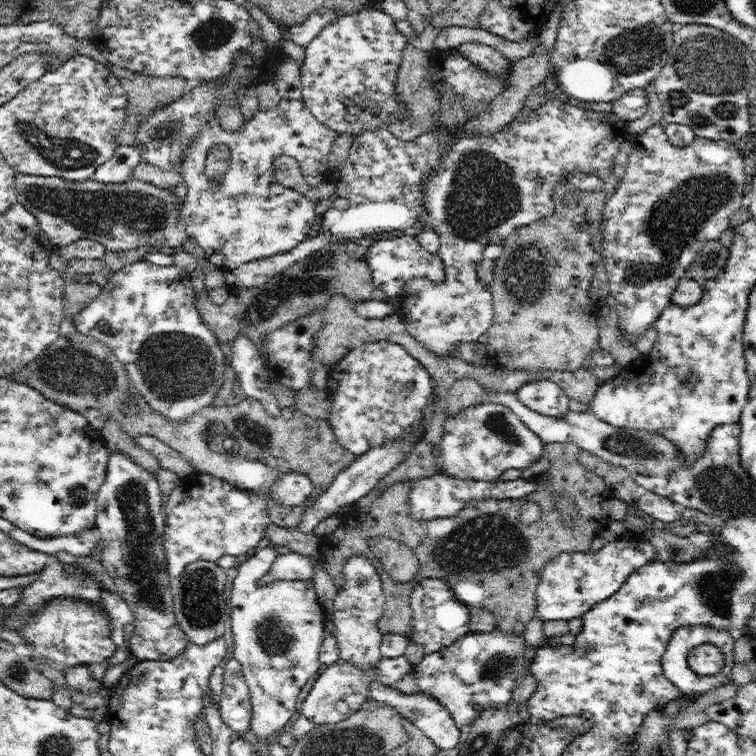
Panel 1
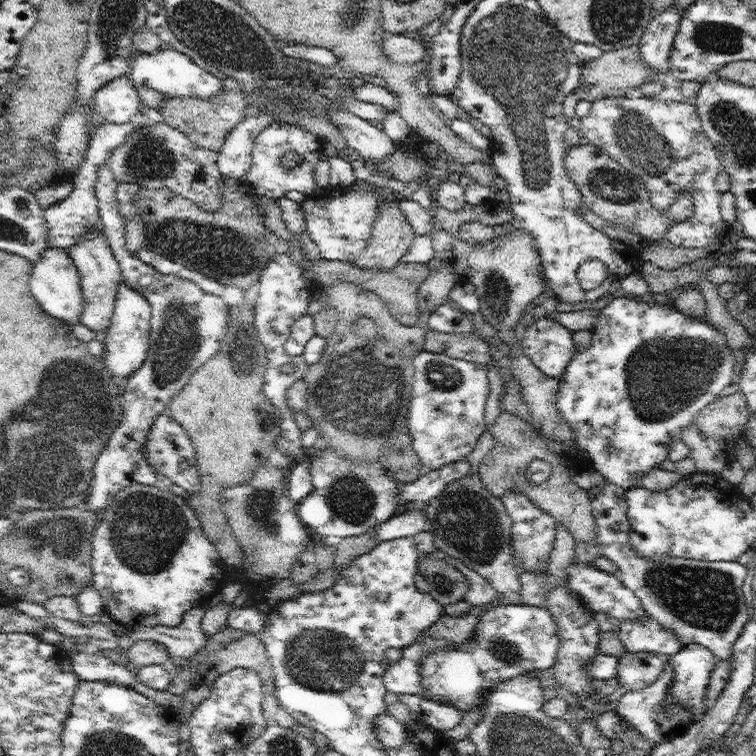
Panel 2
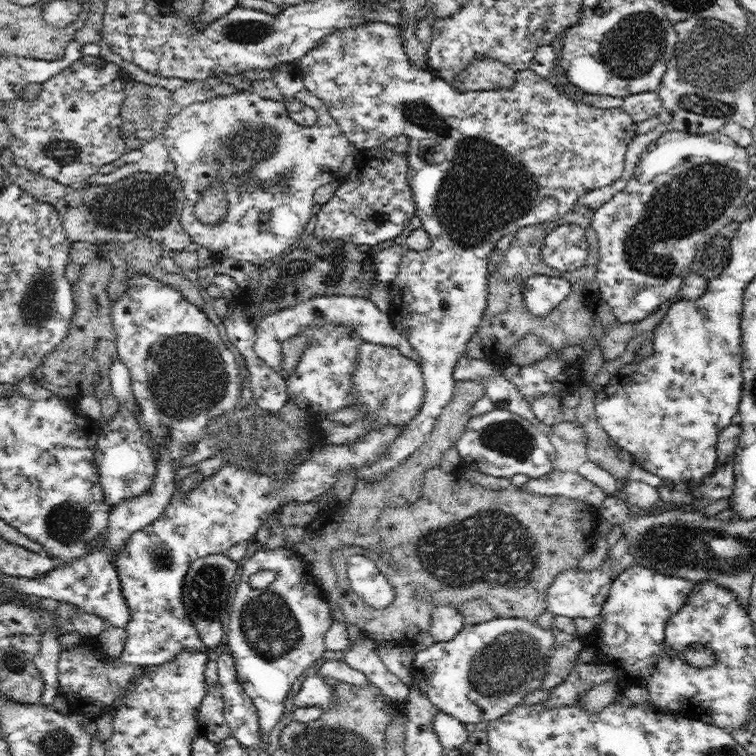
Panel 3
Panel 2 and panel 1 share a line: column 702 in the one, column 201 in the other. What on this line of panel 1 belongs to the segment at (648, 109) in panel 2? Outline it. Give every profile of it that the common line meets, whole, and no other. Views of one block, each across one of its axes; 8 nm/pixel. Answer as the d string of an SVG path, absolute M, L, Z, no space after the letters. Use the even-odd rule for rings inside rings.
M281 98L274 108L259 110L251 120L244 119L238 130L224 130L216 120L206 122L198 136L190 142L178 169L187 186L187 195L179 207L179 214L186 225L186 234L205 250L206 259L224 271L296 248L312 232L316 218L315 204L302 193L277 183L272 162L282 154L292 156L298 161L305 182L312 188L323 181L336 180L337 175L328 165L328 156L337 135L338 132L330 130L310 112L303 99L295 98ZM216 145L226 145L230 149L231 158L219 183L210 182L205 173L207 154Z

